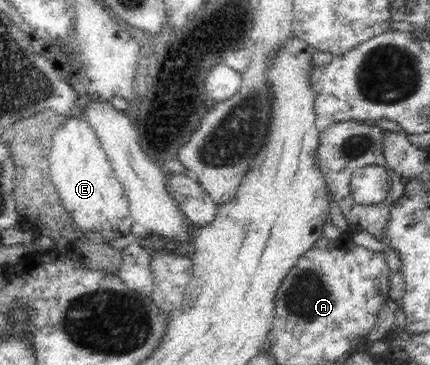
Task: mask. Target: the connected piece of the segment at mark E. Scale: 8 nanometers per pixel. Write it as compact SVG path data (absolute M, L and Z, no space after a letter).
M83 116L67 117L53 132L52 140L49 170L63 213L70 214L78 229L95 232L106 240L129 234L132 217L126 190L116 179L111 161L90 123Z

